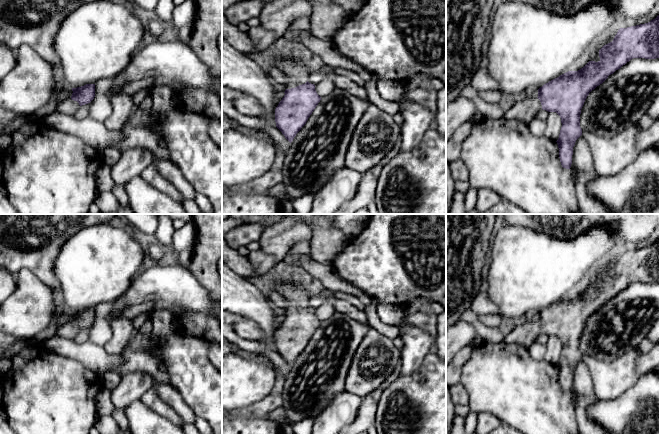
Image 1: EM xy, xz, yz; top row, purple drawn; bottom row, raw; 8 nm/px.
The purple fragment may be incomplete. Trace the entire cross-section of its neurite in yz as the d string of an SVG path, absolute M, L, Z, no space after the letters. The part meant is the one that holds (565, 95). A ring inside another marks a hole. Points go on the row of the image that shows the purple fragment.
M659 15L648 23L620 28L612 42L599 50L600 60L589 61L578 71L568 71L549 81L538 89L538 97L523 95L506 106L504 118L520 120L528 124L537 110L556 112L562 127L556 141L559 148L559 158L563 168L570 169L572 164L573 147L576 140L582 135L580 127L580 114L589 93L602 84L609 75L620 69L633 58L656 59L659 58Z

